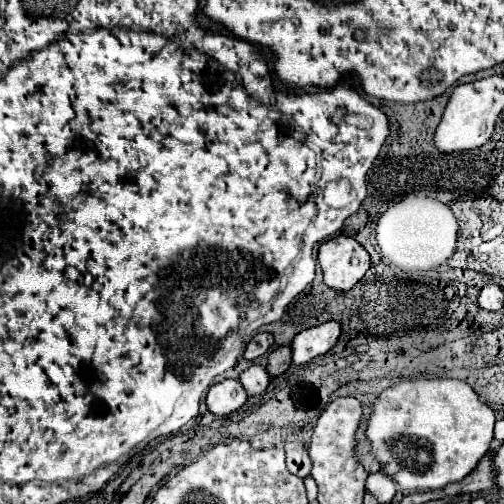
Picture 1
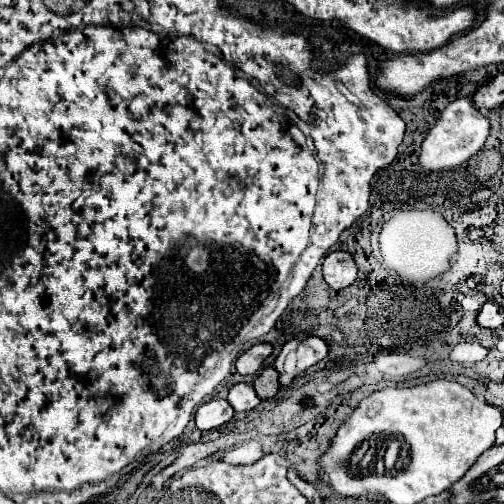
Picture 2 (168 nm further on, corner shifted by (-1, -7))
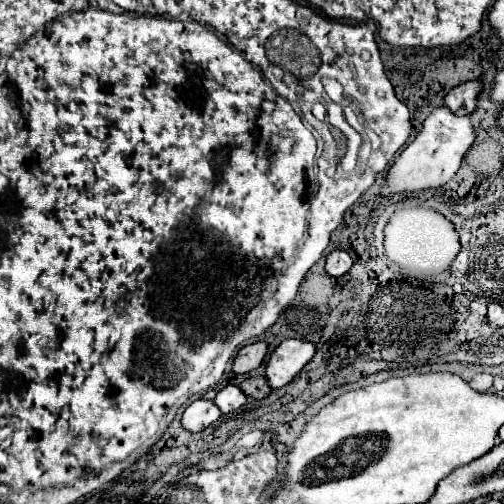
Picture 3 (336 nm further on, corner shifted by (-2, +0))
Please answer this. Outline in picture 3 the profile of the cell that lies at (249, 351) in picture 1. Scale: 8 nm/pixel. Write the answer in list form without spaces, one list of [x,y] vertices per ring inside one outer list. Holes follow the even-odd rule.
[[[252,343],[252,345],[246,345],[244,349],[238,351],[236,359],[234,359],[234,367],[232,371],[234,373],[250,373],[254,369],[260,367],[264,355],[268,351],[268,345],[266,343]]]

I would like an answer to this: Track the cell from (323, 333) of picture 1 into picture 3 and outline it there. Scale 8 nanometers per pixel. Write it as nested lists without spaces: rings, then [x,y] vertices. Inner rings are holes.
[[[286,339],[282,341],[266,363],[266,381],[272,391],[290,383],[292,377],[312,359],[316,353],[316,345],[302,339]]]

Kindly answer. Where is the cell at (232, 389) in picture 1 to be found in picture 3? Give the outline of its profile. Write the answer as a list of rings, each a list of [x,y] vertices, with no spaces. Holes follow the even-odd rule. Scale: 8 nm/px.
[[[198,399],[186,407],[180,423],[186,431],[198,433],[198,431],[204,431],[208,425],[212,425],[218,417],[220,417],[220,411],[216,409],[216,405],[212,401]]]

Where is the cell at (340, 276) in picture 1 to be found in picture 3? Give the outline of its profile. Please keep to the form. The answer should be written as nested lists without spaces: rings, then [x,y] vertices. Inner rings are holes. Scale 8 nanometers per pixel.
[[[336,249],[336,251],[328,253],[328,257],[326,257],[326,271],[328,271],[328,275],[340,277],[346,271],[350,271],[350,267],[352,267],[352,257],[346,251]]]

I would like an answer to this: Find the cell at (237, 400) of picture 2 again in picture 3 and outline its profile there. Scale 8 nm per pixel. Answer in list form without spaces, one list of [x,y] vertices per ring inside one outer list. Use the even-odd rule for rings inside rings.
[[[226,385],[216,397],[214,403],[222,413],[232,413],[236,409],[240,409],[248,399],[244,397],[244,393],[240,393],[240,389],[236,385]]]

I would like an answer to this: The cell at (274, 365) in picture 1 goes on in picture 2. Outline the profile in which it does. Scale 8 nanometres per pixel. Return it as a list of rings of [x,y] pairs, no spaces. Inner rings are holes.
[[[267,366],[259,376],[257,380],[253,382],[255,386],[255,392],[259,394],[259,398],[273,398],[279,390],[279,372],[275,370],[275,366]]]

